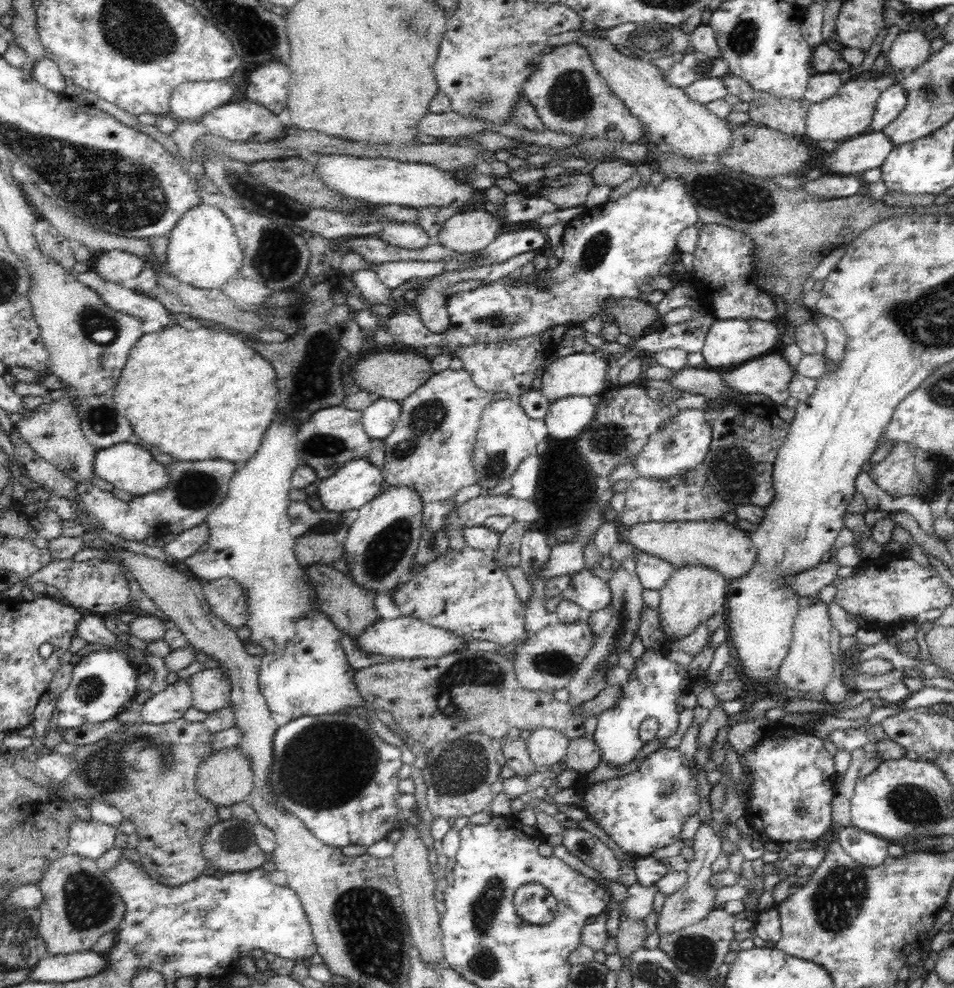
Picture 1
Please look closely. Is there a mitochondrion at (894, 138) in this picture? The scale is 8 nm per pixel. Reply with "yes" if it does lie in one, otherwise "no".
no

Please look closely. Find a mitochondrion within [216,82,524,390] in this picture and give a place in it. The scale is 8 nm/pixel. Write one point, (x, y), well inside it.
(277, 259)

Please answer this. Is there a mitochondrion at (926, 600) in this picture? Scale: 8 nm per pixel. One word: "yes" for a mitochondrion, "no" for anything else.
no

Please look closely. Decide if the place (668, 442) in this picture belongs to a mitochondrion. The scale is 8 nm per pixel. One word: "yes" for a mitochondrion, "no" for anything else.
yes

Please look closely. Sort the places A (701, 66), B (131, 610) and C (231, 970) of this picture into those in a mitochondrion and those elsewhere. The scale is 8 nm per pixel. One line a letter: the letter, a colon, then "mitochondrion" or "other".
A: mitochondrion
B: other
C: other

